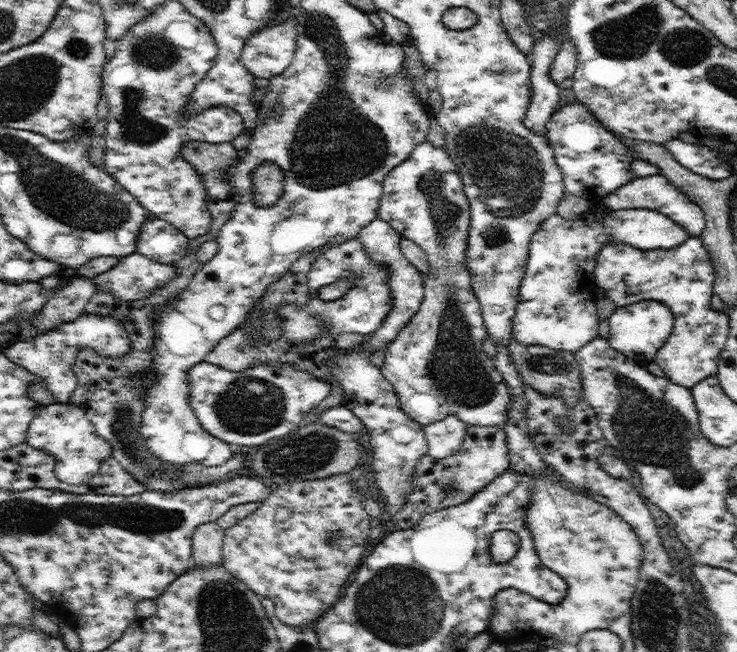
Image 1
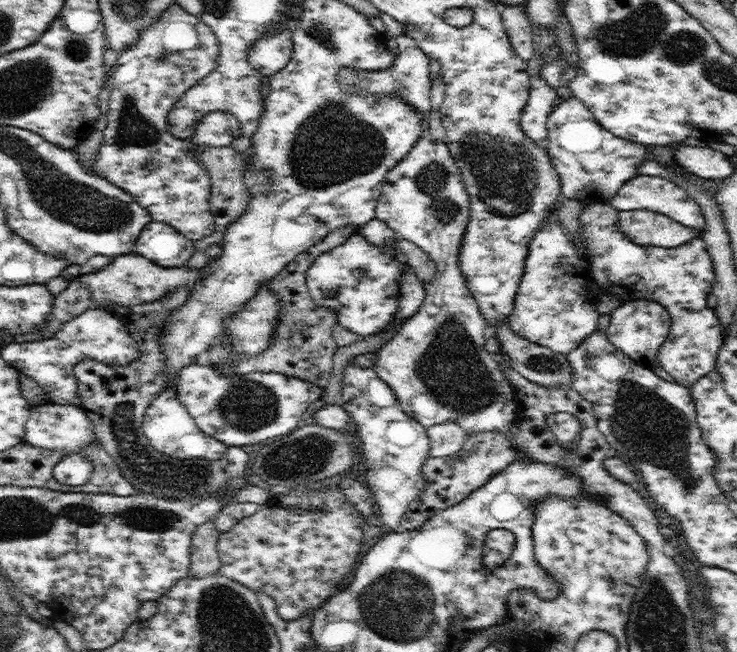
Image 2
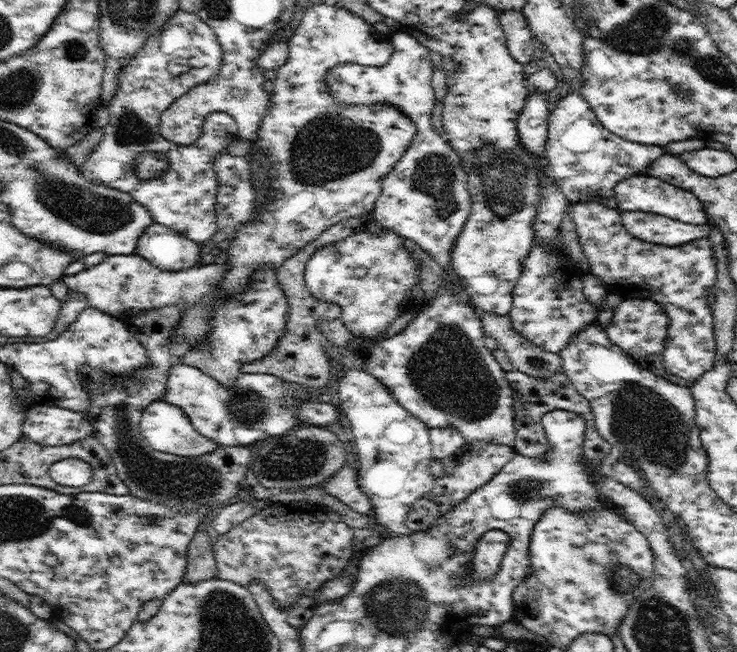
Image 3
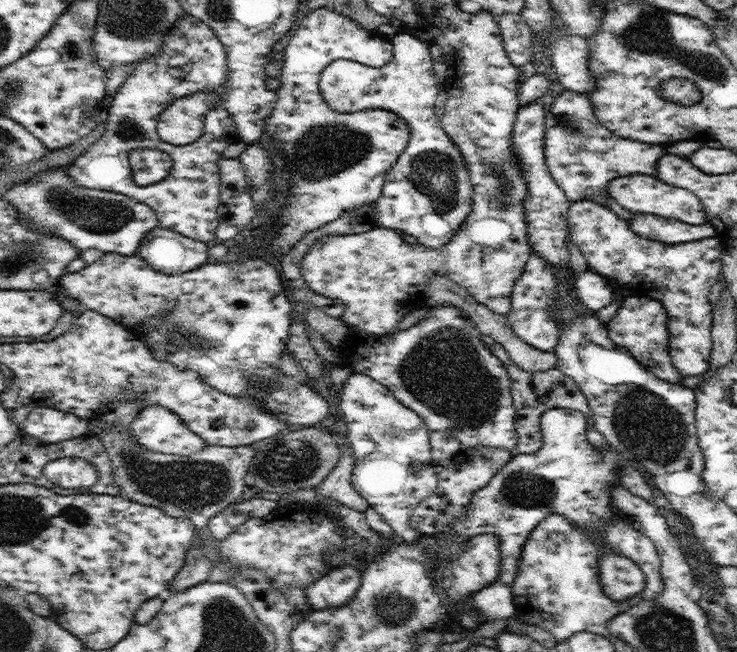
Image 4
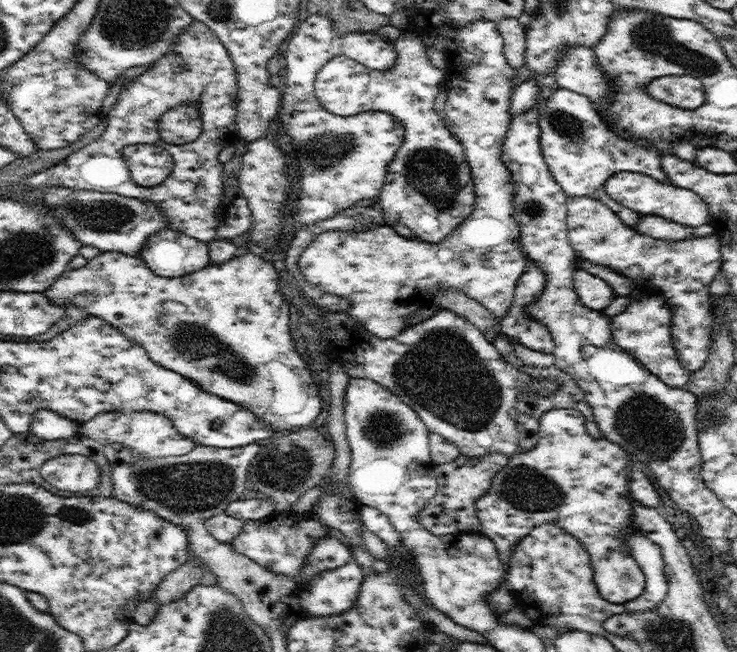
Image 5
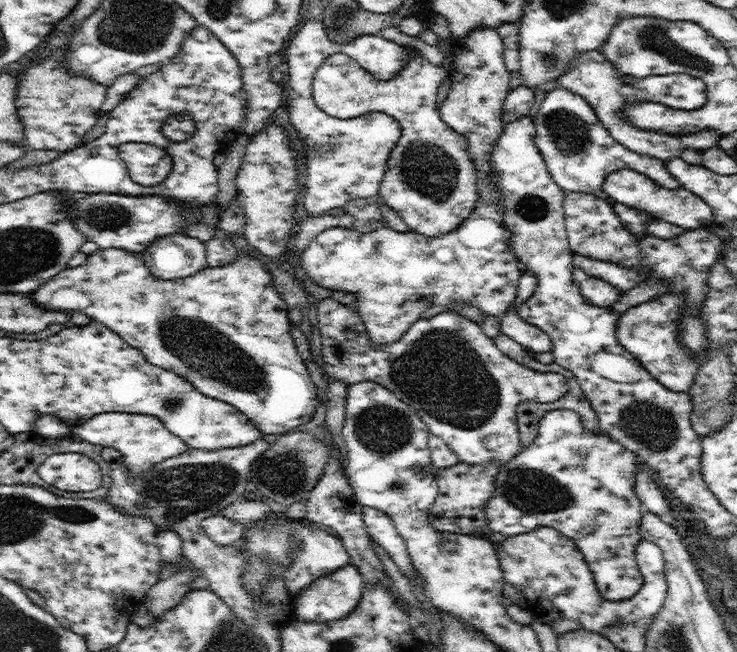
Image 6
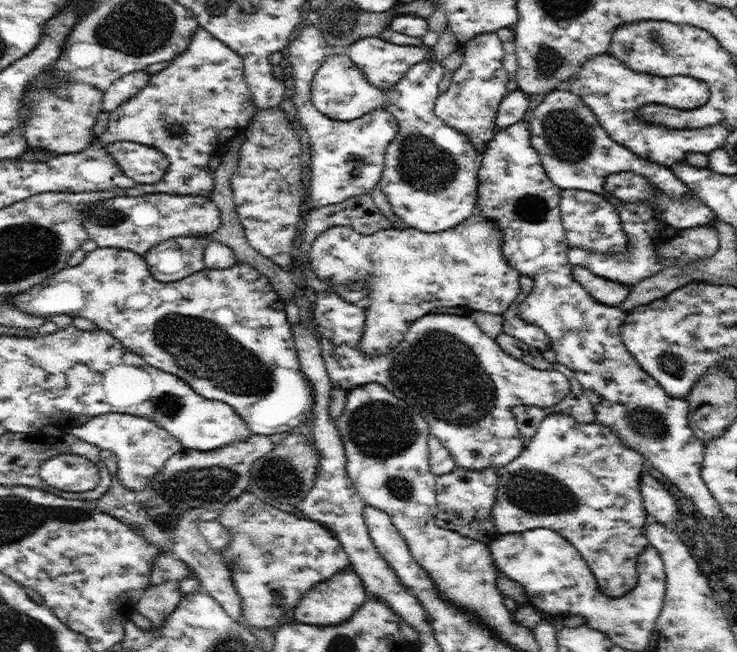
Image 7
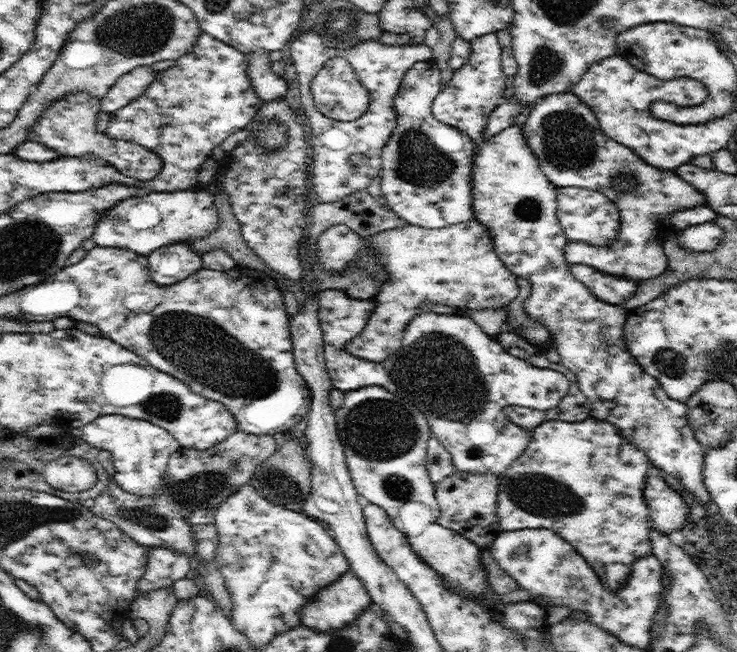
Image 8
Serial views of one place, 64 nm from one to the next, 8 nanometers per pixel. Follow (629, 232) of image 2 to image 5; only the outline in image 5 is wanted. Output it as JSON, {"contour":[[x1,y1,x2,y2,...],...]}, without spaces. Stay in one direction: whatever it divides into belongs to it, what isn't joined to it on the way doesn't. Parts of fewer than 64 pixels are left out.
{"contour":[[642,215,635,229,640,234,668,241,686,240,691,236,710,236,714,233,711,223,694,228,656,215]]}

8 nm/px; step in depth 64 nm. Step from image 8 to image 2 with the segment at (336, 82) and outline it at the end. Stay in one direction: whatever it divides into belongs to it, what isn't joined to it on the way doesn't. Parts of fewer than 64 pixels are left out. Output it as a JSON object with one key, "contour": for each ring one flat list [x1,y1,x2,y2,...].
{"contour":[[406,34,395,38,398,47,398,57,392,67,384,71,356,71,356,69,340,69,338,82,344,86,344,94,362,94,364,98,371,96,380,98,384,94,394,94,412,105,422,114,422,135,414,144,412,150,391,168,385,176,382,195,375,208,375,217,385,222,395,232,395,237,408,239,417,244,433,260,437,273,425,285,425,299,420,310,411,318,403,321,402,328,387,340,376,355,378,360,372,368,379,378,384,380,395,392,402,410,417,420,424,428,434,424,442,424,447,420,457,422,466,435,477,432,498,431,507,437,516,426,515,391,513,385,505,378,499,369,499,364,486,350,485,340,488,338,487,320,482,316,478,303,467,287,467,280,459,263,459,252,466,227,470,220,470,200,466,185,455,158,451,155,446,141,437,142,430,137,427,119,430,116,430,58,420,51,416,41]]}

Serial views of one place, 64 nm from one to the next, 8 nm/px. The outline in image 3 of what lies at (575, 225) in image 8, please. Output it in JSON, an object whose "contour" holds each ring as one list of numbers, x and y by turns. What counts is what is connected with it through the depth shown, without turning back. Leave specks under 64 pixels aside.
{"contour":[[594,202,572,203,572,206,579,243,589,262,589,272,603,280,608,286,608,293,619,294,622,300,627,298,654,300,663,306,669,318,669,328,662,351,664,366,674,376,680,376,688,382,697,381,715,365,717,359,713,307,708,305,707,300,708,295,713,293,717,279,717,260,711,242,706,237,677,246,646,242,632,236,624,228,620,210]]}

